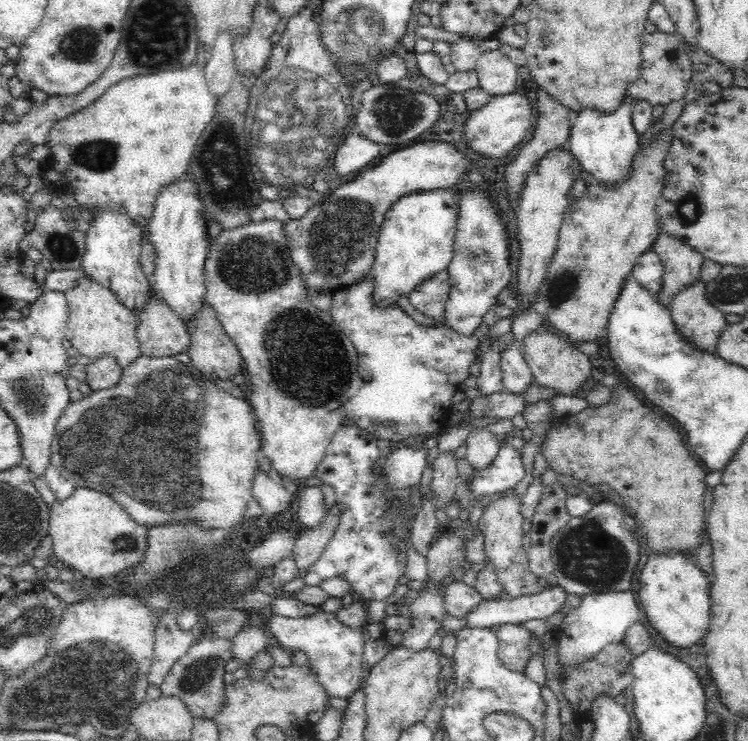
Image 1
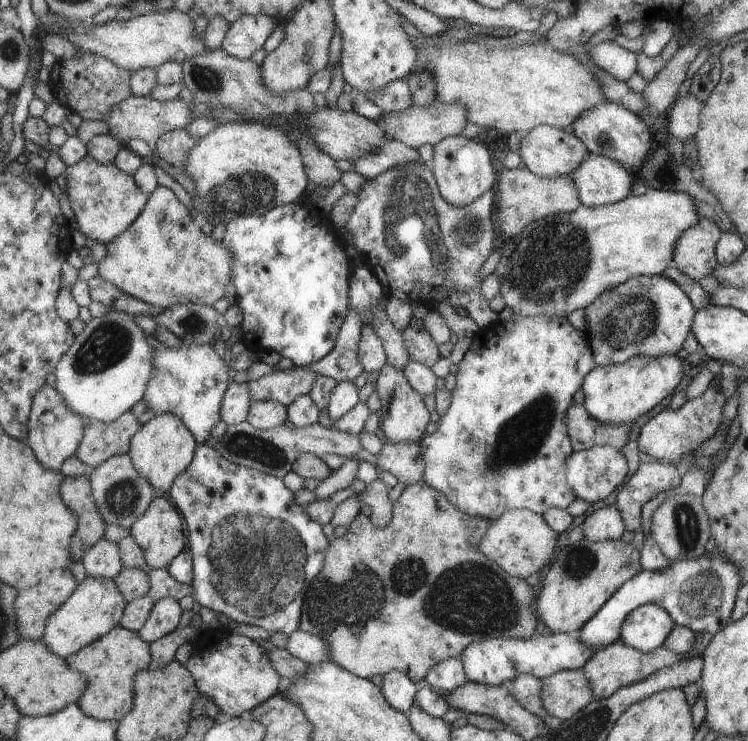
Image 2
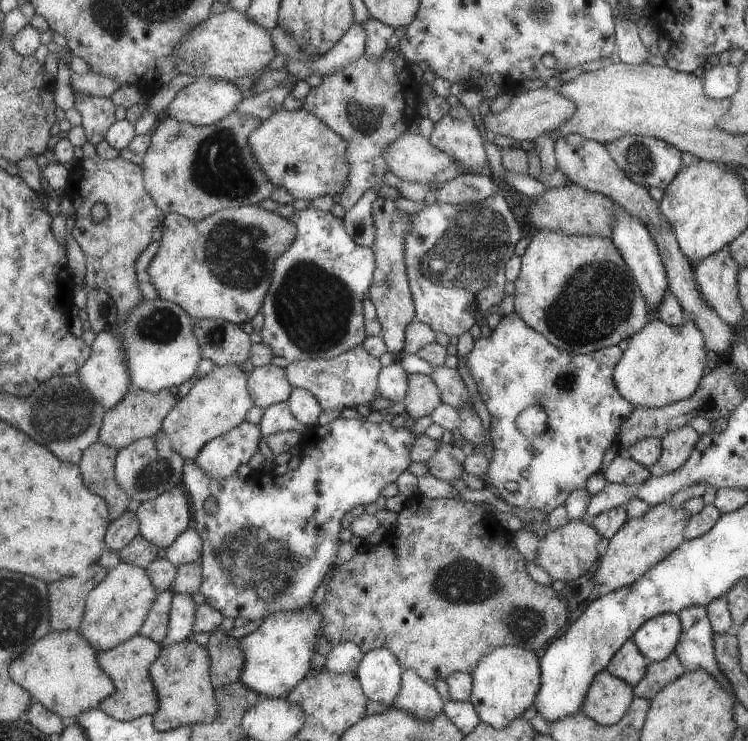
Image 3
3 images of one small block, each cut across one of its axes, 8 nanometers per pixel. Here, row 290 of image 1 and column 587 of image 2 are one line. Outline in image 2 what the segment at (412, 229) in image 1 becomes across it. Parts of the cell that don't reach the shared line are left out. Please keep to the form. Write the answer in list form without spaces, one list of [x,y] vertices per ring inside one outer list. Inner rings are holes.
[[[676,354],[662,357],[635,355],[621,365],[597,364],[590,369],[582,382],[581,392],[584,394],[582,405],[600,423],[621,424],[629,421],[633,423],[636,418],[649,412],[655,404],[659,404],[665,396],[669,396],[681,378],[683,368]]]

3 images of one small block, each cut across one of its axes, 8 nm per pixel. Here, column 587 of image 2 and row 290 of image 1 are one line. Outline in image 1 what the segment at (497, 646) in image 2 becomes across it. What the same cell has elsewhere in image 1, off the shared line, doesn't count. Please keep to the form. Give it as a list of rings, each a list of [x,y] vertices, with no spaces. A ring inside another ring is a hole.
[[[654,248],[646,249],[633,264],[632,275],[652,295],[661,290],[663,264]]]

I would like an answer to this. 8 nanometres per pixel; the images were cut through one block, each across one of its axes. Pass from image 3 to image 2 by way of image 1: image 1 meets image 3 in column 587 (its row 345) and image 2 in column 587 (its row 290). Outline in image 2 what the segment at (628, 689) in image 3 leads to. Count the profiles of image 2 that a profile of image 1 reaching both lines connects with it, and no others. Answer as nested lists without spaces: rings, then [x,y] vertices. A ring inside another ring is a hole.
[[[581,669],[555,671],[540,681],[542,705],[547,714],[562,721],[581,712],[593,699],[590,681]]]

